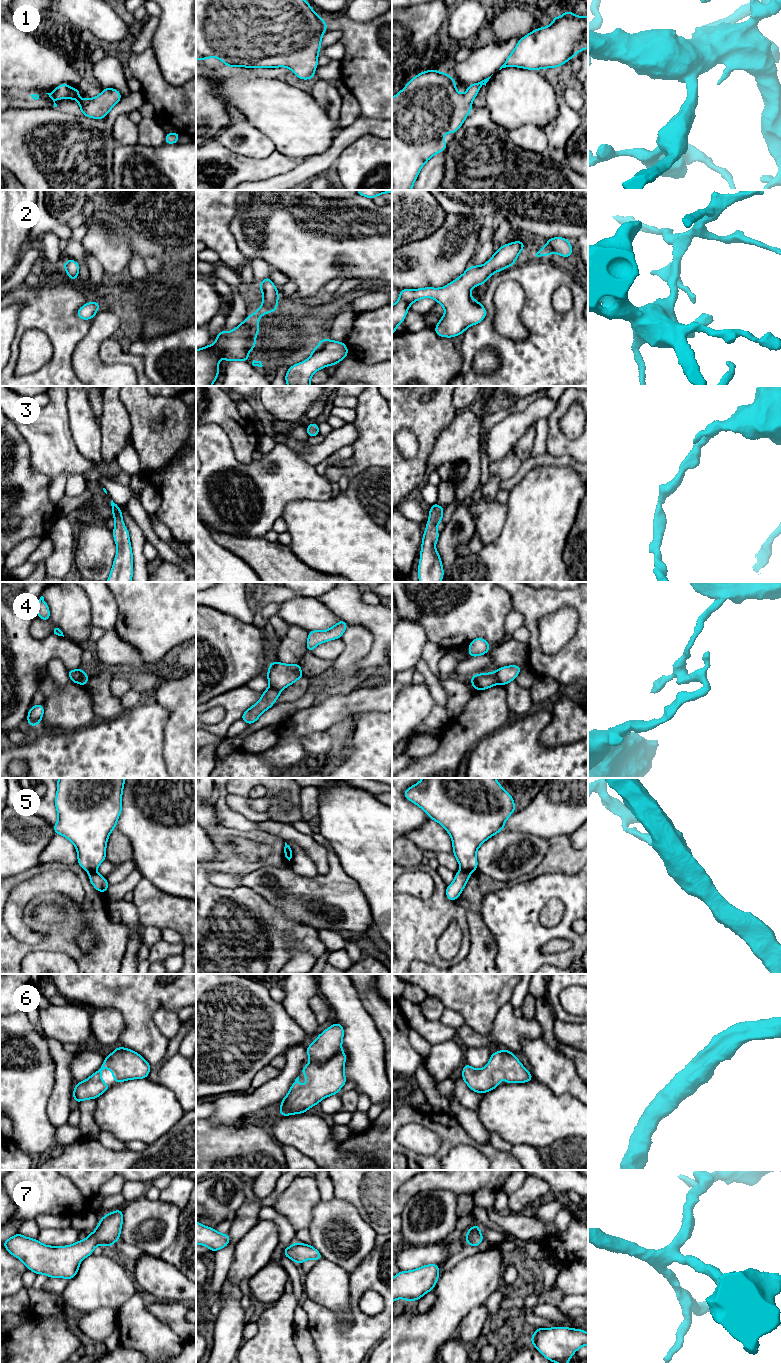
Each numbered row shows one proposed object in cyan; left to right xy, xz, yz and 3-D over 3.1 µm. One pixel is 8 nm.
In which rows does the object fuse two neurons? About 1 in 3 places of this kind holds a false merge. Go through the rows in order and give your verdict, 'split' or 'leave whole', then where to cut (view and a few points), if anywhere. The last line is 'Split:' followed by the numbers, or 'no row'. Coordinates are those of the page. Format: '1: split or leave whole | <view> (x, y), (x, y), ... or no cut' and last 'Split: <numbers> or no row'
1: leave whole | no cut
2: leave whole | no cut
3: leave whole | no cut
4: split | xz (270, 685), (280, 690)
5: split | yz (461, 869), (469, 873)
6: leave whole | no cut
7: leave whole | no cut
Split: 4, 5

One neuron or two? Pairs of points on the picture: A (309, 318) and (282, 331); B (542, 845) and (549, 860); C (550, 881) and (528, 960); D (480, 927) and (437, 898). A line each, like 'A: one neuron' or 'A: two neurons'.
A: two neurons
B: two neurons
C: one neuron
D: two neurons

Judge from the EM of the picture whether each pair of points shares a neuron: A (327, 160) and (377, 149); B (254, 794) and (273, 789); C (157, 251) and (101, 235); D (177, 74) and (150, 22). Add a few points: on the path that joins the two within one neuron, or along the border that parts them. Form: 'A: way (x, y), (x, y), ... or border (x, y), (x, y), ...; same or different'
A: border (354, 141), (340, 154), (335, 163); different
B: border (265, 788), (266, 796); different
C: way (143, 246), (134, 242), (115, 242); same
D: border (158, 18), (158, 26), (150, 47); different

